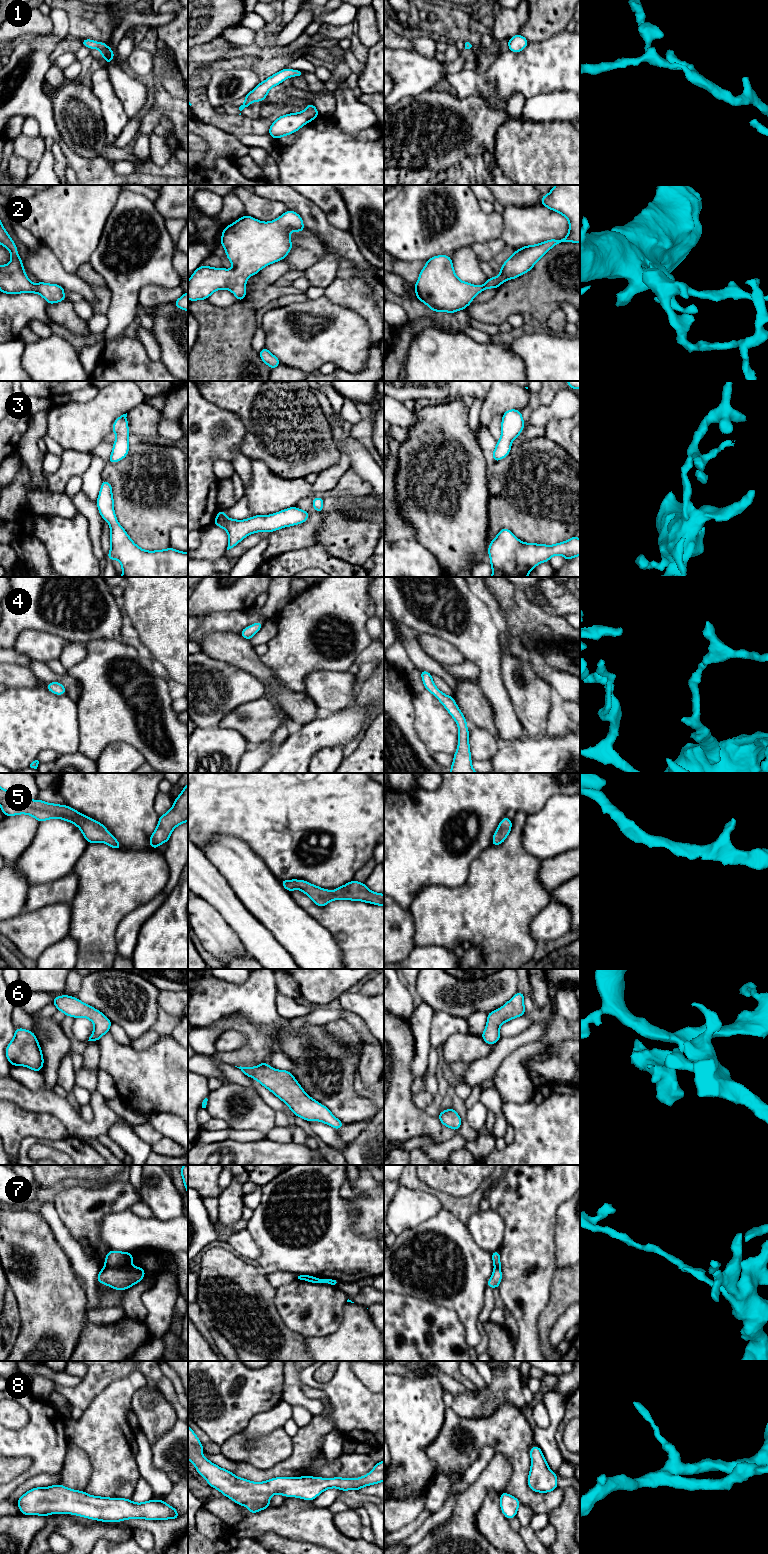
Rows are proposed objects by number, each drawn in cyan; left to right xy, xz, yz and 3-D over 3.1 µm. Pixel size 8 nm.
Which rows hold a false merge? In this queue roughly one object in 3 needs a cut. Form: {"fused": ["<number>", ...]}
{"fused": ["7"]}

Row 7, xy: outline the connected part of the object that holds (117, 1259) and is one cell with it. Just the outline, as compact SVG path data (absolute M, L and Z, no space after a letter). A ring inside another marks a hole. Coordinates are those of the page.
M110 1250L104 1260L106 1267L126 1268L133 1263L131 1252Z

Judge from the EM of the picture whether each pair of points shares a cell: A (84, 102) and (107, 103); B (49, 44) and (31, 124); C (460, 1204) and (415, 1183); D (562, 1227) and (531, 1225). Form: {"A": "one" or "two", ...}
{"A": "two", "B": "two", "C": "one", "D": "two"}

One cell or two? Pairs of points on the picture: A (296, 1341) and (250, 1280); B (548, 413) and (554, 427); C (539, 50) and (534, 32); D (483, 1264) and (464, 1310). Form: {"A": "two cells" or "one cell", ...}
{"A": "one cell", "B": "two cells", "C": "two cells", "D": "one cell"}

